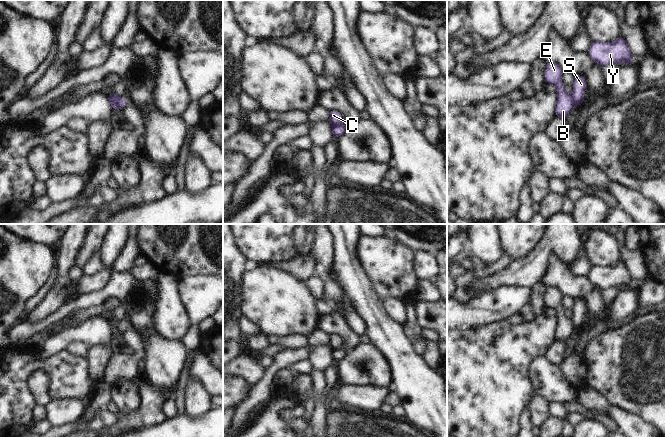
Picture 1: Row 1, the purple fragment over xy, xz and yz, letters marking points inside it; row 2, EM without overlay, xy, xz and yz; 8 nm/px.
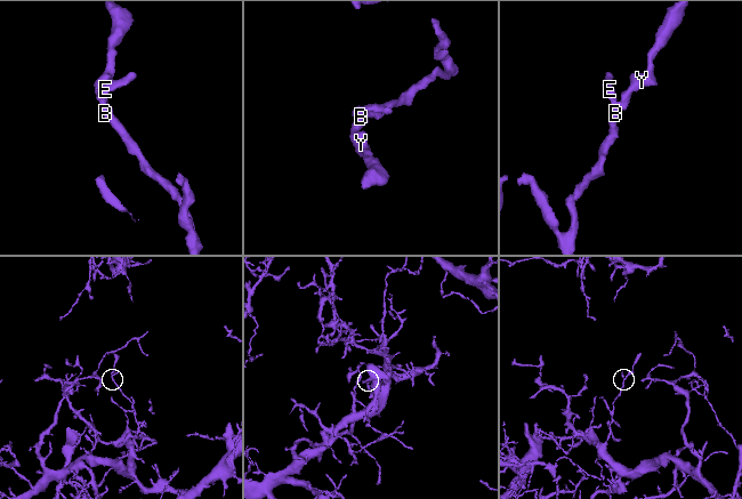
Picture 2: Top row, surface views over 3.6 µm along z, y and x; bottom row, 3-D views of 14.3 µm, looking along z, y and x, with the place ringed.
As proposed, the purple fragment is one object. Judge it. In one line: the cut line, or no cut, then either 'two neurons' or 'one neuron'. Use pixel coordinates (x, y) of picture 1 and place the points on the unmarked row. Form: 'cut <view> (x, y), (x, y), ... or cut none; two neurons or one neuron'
cut xy (109, 318), (115, 322), (119, 331); two neurons

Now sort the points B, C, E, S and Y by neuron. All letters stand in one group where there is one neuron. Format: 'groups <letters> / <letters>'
groups B C E / S Y

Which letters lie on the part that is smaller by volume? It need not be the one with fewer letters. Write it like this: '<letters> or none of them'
S, Y

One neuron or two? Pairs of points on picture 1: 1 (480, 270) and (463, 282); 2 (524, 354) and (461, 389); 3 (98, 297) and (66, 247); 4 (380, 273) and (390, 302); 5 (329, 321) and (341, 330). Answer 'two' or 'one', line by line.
1: two
2: one
3: two
4: two
5: one

